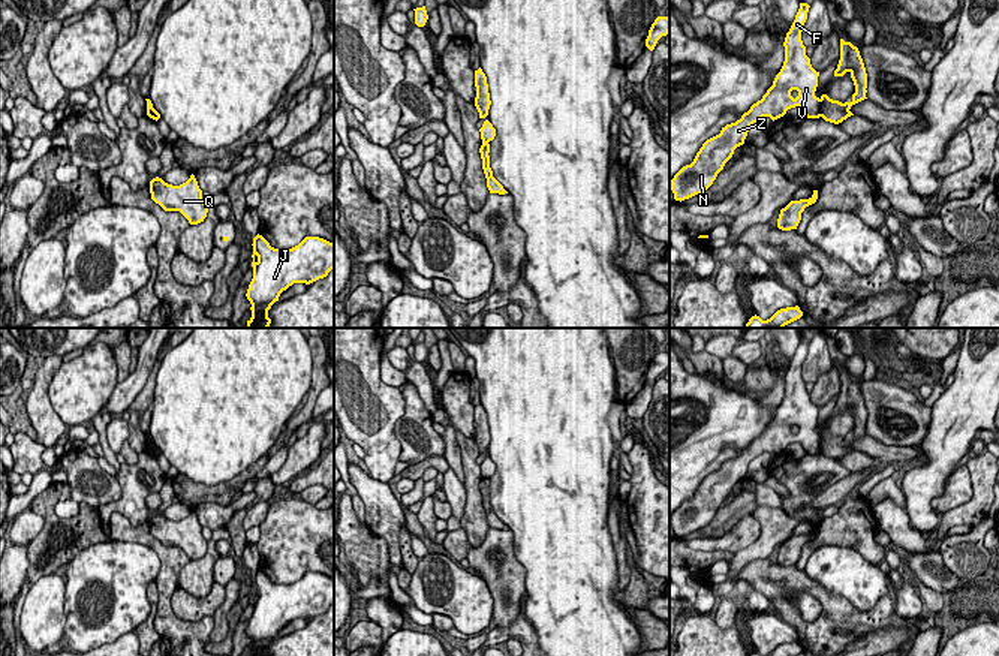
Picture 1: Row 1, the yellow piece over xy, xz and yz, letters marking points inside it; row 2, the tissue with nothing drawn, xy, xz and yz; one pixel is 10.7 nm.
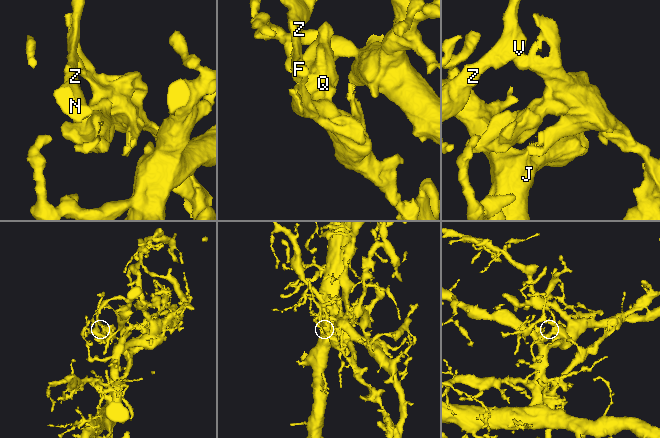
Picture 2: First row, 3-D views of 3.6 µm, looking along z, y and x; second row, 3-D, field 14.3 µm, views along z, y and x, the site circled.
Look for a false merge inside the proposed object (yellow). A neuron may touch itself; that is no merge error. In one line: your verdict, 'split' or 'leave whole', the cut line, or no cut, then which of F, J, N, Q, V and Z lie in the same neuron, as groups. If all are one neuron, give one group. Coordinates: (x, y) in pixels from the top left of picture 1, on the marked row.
split | yz (821, 99), (820, 116) | F J N V Z / Q

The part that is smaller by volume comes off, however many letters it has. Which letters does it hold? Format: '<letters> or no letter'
Q

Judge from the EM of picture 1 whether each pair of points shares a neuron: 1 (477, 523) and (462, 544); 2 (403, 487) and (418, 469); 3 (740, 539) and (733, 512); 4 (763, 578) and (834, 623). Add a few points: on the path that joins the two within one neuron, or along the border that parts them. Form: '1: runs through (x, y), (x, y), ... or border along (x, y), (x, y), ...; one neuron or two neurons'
1: border along (460, 527), (472, 545); two neurons
2: border along (399, 477), (415, 480); two neurons
3: border along (752, 514), (740, 518), (718, 536), (703, 536); two neurons
4: runs through (784, 578), (799, 580), (814, 587), (829, 602); one neuron

